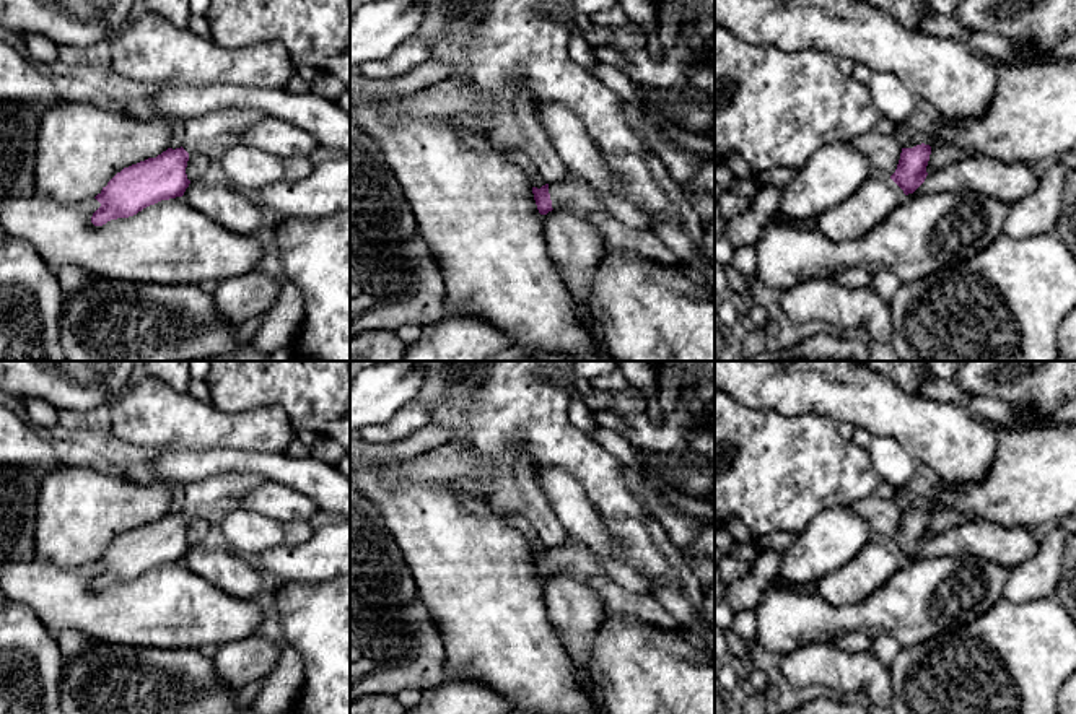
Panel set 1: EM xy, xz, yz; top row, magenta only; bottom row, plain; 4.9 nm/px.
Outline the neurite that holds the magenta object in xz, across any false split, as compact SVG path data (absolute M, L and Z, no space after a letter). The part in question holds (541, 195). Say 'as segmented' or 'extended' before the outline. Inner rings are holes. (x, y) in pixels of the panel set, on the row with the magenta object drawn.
extended; M568 172L568 177L562 182L545 184L540 189L532 187L532 194L540 215L547 215L553 208L571 208L583 215L599 211L612 216L602 197L583 177L573 172Z

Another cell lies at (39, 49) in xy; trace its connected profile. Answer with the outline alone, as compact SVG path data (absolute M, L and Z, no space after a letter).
M24 34L24 54L34 63L52 63L59 60L57 44L39 34Z

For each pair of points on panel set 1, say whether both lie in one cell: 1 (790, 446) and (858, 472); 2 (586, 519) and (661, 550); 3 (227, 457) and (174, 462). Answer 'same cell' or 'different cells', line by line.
1: same cell
2: different cells
3: same cell

